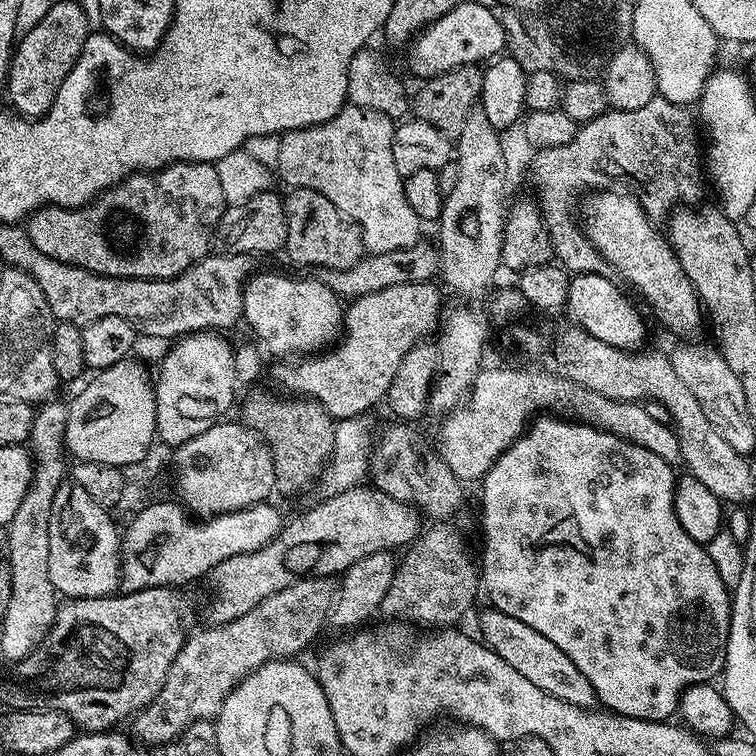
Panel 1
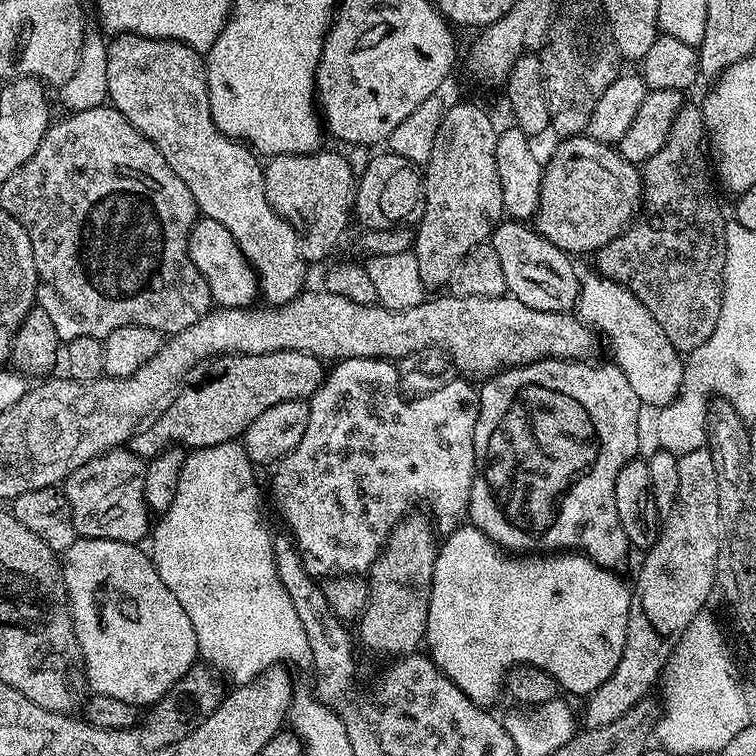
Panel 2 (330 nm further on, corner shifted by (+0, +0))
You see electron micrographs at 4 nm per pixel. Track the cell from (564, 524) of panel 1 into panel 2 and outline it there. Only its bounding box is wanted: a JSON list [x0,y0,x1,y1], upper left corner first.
[468,360,642,569]

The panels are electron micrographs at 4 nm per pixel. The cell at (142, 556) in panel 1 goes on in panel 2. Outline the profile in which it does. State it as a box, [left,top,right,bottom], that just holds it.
[272,358,480,578]

